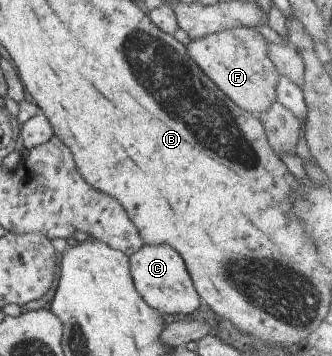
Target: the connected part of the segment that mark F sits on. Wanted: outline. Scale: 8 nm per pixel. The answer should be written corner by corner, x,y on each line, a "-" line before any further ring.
246,26
230,28
213,34
194,38
184,46
192,62
202,70
228,100
241,110
258,116
275,101
276,82
279,74
266,54
267,40
256,29

